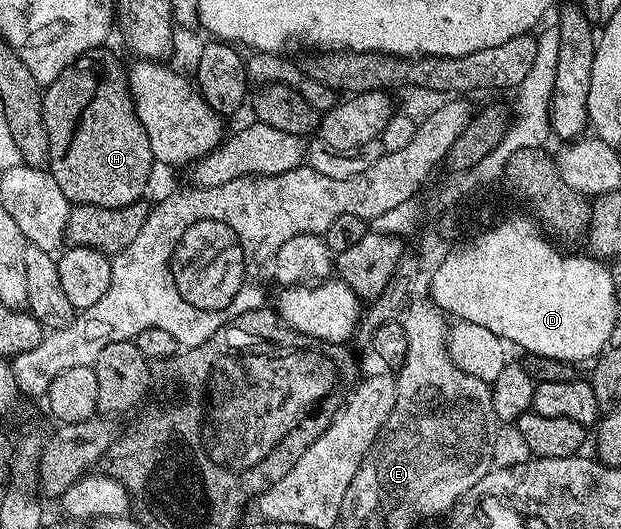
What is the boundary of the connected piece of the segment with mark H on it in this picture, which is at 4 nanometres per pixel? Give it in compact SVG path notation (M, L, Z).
M105 51L86 52L44 89L41 101L49 139L47 171L53 175L55 182L59 182L59 190L63 190L65 197L73 204L122 208L146 195L145 187L155 169L155 161L151 154L151 142L147 142L147 134L133 108L126 65L121 65L111 53Z

